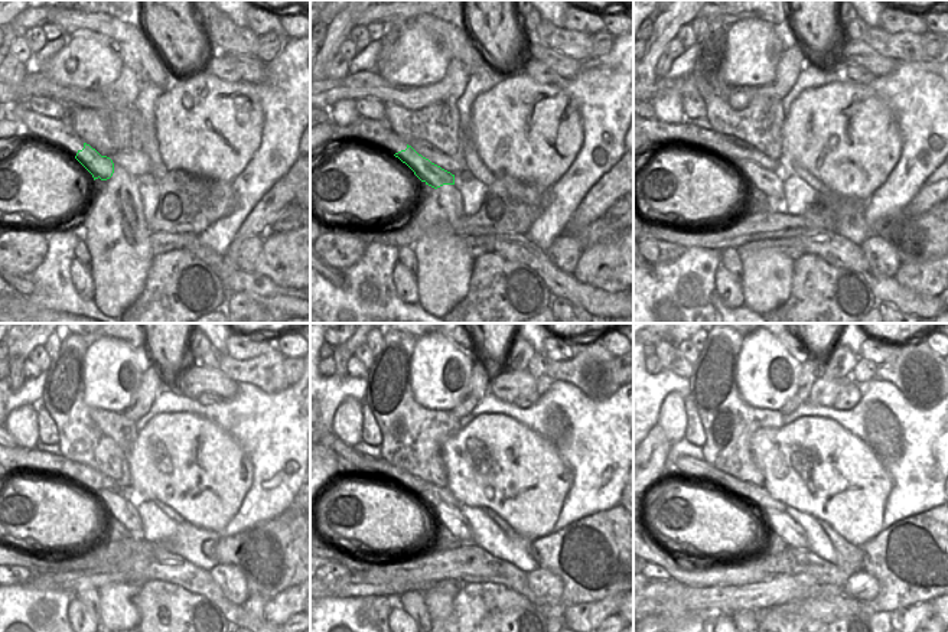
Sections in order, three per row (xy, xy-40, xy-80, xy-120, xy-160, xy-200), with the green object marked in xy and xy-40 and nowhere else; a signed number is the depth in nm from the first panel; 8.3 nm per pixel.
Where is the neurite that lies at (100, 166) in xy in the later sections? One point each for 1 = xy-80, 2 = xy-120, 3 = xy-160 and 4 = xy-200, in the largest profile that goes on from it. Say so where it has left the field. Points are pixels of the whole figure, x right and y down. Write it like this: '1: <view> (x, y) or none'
1: xy-80 (771, 183)
2: xy-120 (123, 508)
3: xy-160 (453, 520)
4: xy-200 (782, 524)

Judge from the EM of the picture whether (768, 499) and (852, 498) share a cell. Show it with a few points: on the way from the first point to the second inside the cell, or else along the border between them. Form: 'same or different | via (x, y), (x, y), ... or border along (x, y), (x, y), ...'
different | border along (762, 486), (787, 505)

